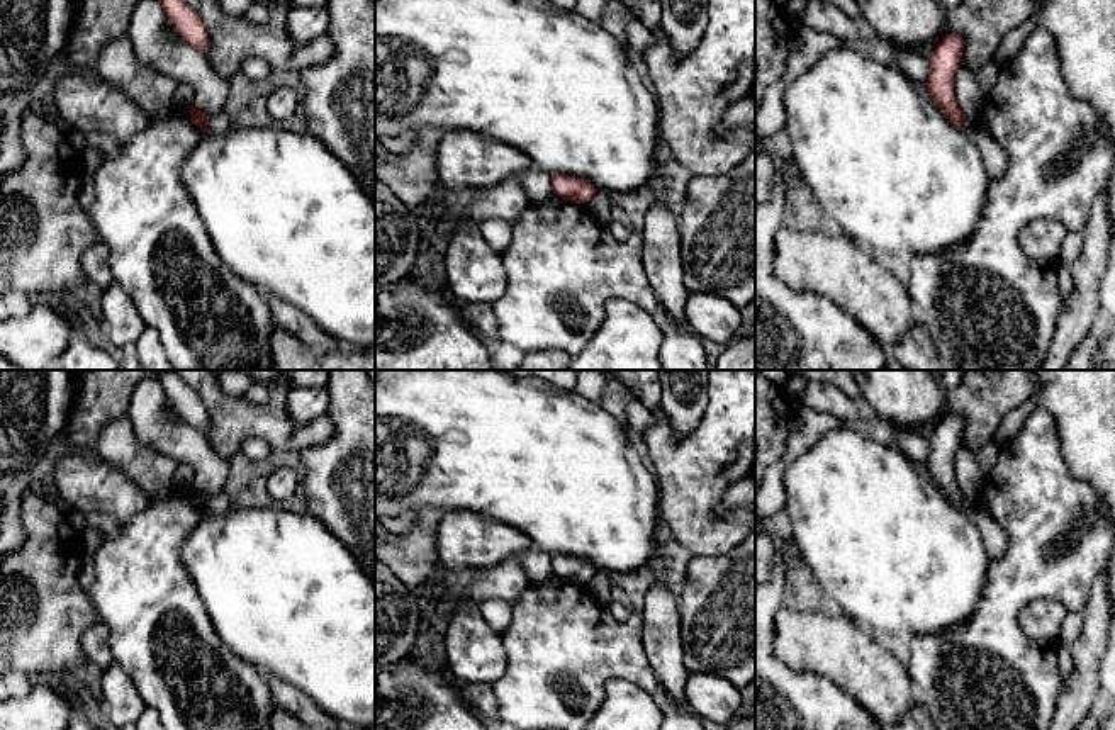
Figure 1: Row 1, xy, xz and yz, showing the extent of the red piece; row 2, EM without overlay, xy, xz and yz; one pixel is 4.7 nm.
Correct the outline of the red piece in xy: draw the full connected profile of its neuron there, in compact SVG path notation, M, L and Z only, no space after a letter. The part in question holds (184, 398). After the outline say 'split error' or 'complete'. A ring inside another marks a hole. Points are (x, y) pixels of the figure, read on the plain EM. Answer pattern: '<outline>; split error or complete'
M156 370L156 380L161 384L170 404L180 413L180 418L205 435L207 411L200 396L173 370Z; complete

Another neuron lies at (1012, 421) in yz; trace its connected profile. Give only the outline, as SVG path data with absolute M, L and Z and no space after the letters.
M1027 399L1025 402L1022 402L1020 406L1010 409L993 440L998 446L1003 446L1005 443L1008 443L1017 433L1018 430L1022 428L1022 424L1025 423L1025 419L1039 407L1039 404L1034 401L1034 399Z

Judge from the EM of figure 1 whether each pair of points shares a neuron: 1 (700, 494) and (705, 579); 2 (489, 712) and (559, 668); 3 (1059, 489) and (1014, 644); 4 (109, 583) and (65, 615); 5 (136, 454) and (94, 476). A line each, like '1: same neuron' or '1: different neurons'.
1: different neurons
2: different neurons
3: same neuron
4: different neurons
5: different neurons

